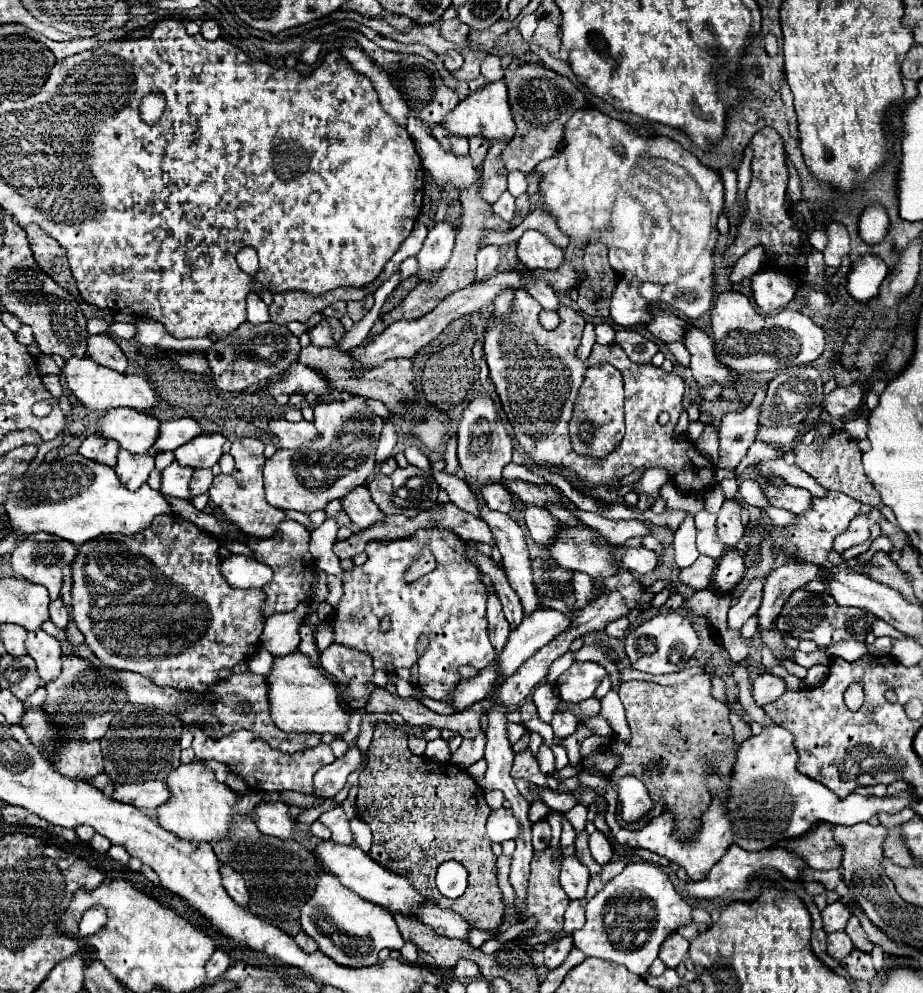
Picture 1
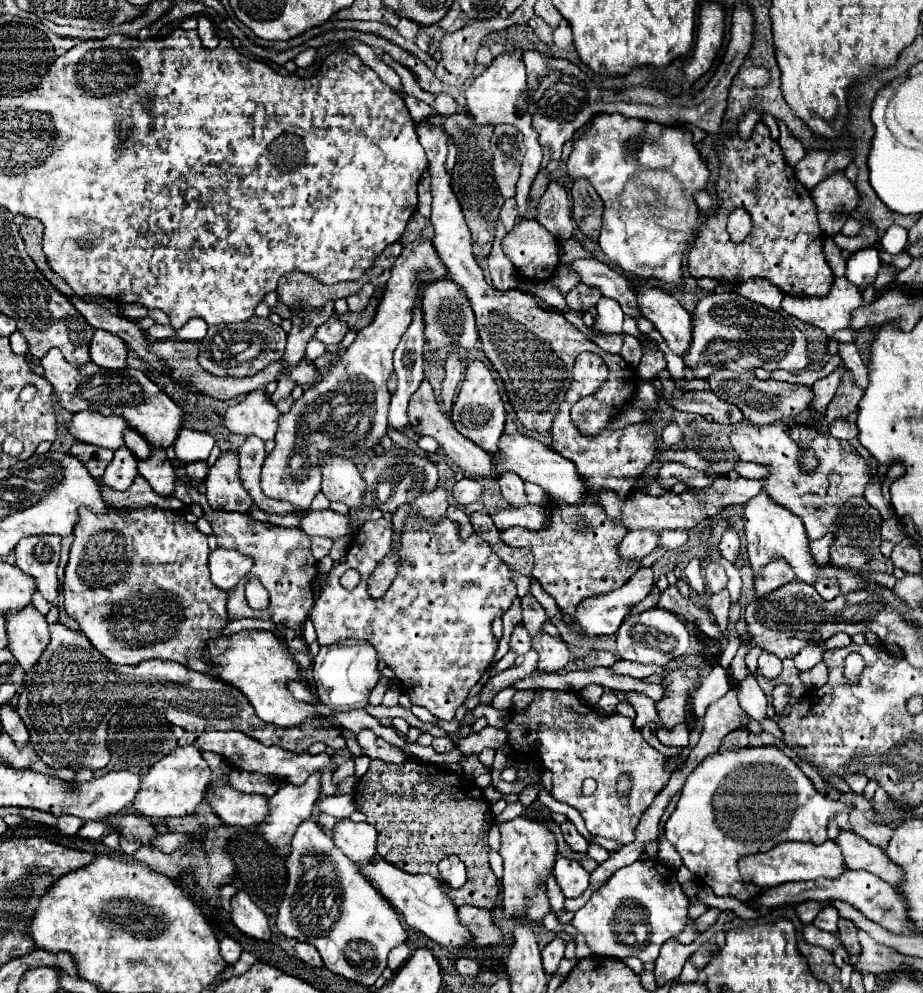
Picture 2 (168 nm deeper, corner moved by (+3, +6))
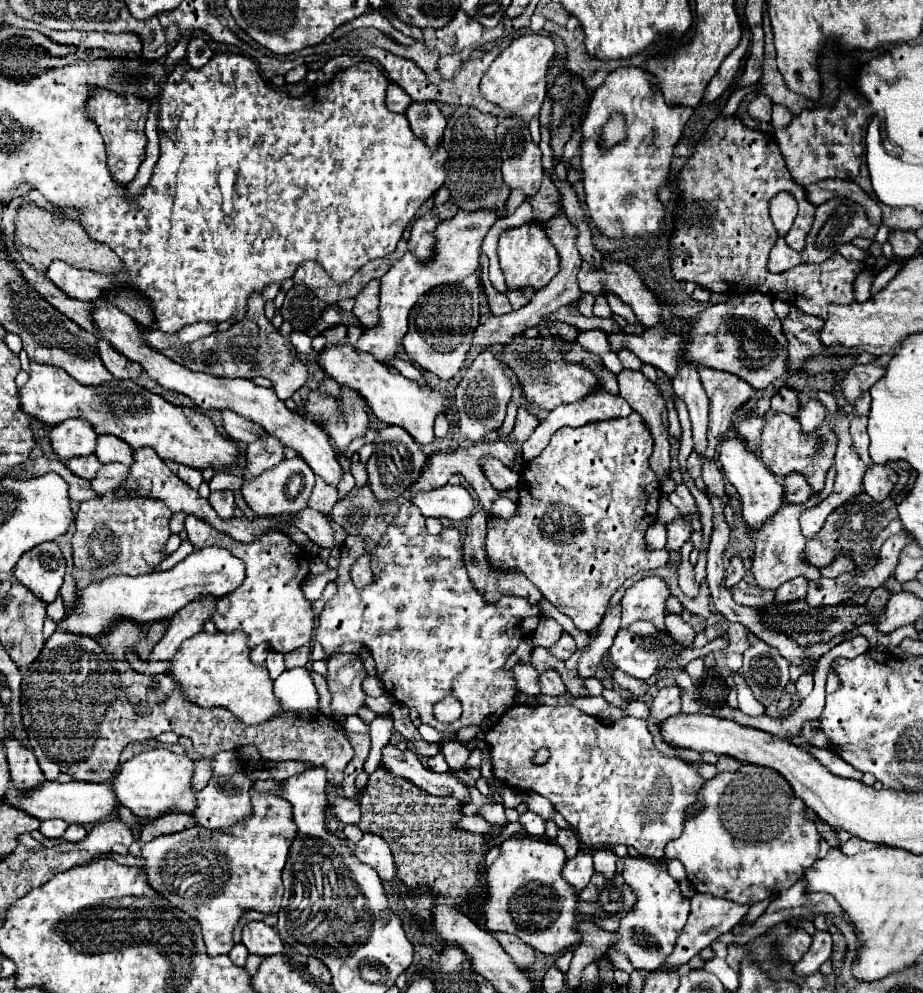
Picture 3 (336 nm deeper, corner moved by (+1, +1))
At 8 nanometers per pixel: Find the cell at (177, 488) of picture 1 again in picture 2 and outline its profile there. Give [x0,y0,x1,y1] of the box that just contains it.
[175,480,317,636]

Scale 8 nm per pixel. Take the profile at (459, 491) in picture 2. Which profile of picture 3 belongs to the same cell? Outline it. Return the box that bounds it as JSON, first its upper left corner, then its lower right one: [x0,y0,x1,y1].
[413,485,475,521]

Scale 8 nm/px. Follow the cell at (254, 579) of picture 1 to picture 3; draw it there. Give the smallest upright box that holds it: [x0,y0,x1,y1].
[59,547,245,637]

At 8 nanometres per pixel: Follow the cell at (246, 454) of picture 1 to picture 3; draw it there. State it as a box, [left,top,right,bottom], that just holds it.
[209,491,235,519]

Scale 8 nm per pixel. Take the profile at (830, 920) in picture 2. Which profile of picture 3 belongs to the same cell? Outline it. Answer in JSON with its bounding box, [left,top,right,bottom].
[795,931,833,975]

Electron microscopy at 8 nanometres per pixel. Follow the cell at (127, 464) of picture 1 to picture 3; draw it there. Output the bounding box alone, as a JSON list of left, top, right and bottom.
[91,463,129,495]

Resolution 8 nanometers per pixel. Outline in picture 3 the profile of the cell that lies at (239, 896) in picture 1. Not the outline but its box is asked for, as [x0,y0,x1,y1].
[241,921,283,957]

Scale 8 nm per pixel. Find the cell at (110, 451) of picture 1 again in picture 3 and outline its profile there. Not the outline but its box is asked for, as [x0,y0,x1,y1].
[67,455,103,479]

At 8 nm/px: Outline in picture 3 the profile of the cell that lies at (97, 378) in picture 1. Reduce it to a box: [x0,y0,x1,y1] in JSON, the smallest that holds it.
[19,363,237,469]

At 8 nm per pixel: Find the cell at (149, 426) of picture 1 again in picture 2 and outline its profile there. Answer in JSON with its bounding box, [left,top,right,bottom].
[69,412,129,450]

